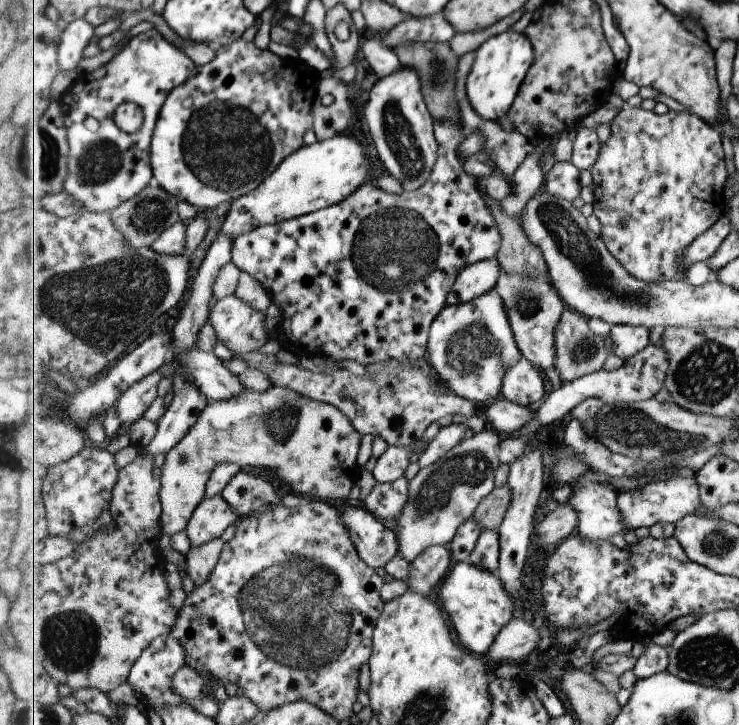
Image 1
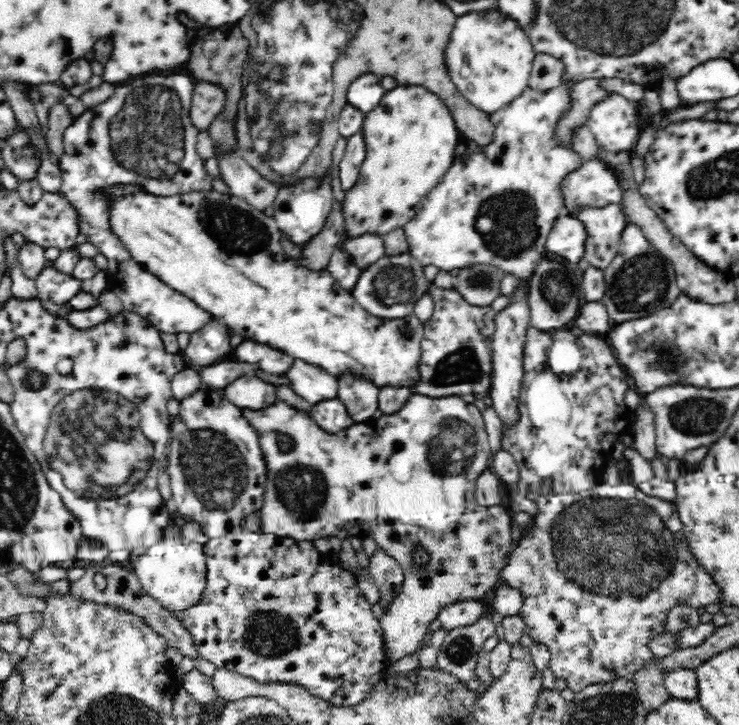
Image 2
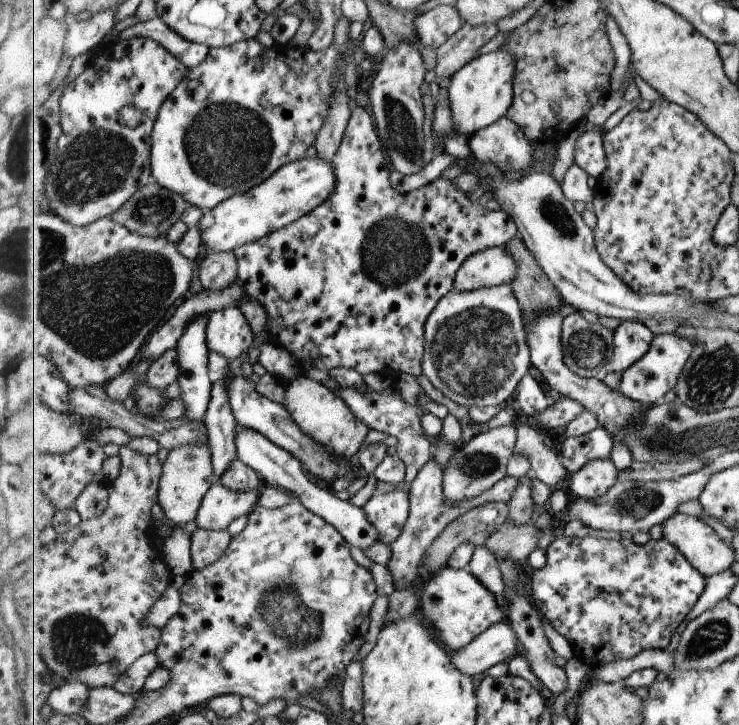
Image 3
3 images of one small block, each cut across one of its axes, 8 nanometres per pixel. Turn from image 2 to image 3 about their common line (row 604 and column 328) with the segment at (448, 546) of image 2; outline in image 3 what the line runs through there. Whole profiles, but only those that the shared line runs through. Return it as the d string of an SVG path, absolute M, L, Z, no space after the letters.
M300 374L294 380L286 382L286 385L287 402L284 404L303 432L323 443L332 453L353 460L371 432L370 426L363 422L339 395L329 390L323 383Z

